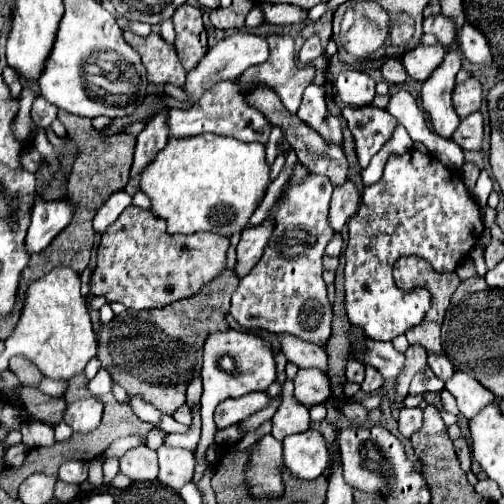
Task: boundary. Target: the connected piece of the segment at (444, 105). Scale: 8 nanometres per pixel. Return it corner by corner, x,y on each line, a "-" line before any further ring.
456,46
452,52
446,52
442,64
424,82
420,92
422,108
432,124
432,130
442,138
450,138
460,124
460,118
452,106
452,90
460,66
462,66
462,54
458,52

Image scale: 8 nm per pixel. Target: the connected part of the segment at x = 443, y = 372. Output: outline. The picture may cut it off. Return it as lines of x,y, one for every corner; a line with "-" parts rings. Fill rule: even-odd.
428,352
428,366
434,370
436,376
440,376
442,380
448,380
454,374
454,366
450,364
450,360
444,354
434,354

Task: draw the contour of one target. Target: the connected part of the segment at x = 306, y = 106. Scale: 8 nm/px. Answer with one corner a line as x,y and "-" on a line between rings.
310,84
306,88
302,104
300,104
296,114
302,122
306,122
310,128
314,128
322,138
332,140
336,144
342,144
340,120
330,114
330,110
326,106
326,94
324,94
322,86

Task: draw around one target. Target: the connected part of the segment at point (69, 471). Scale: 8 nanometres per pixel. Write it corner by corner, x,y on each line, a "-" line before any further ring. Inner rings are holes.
68,460
58,470
58,480
68,484
82,484
88,478
88,462

